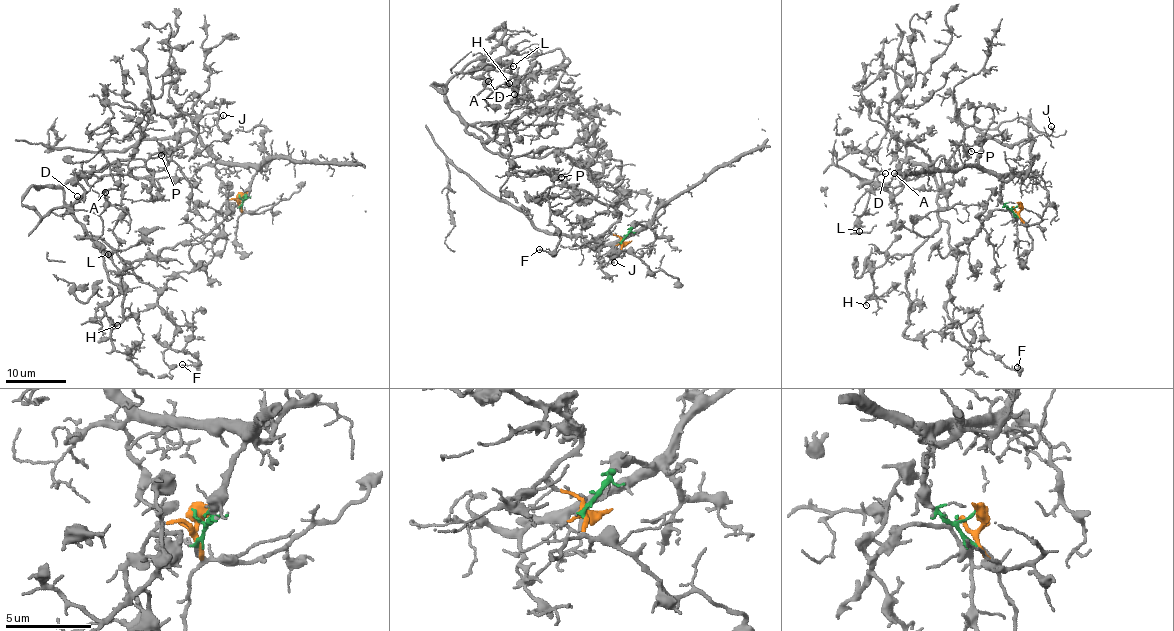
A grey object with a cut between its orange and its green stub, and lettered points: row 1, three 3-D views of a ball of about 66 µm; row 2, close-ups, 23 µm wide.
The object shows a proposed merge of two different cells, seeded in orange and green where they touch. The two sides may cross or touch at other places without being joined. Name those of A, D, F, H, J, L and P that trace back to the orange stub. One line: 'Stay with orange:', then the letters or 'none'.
Stay with orange: A, D, F, H, L, P

